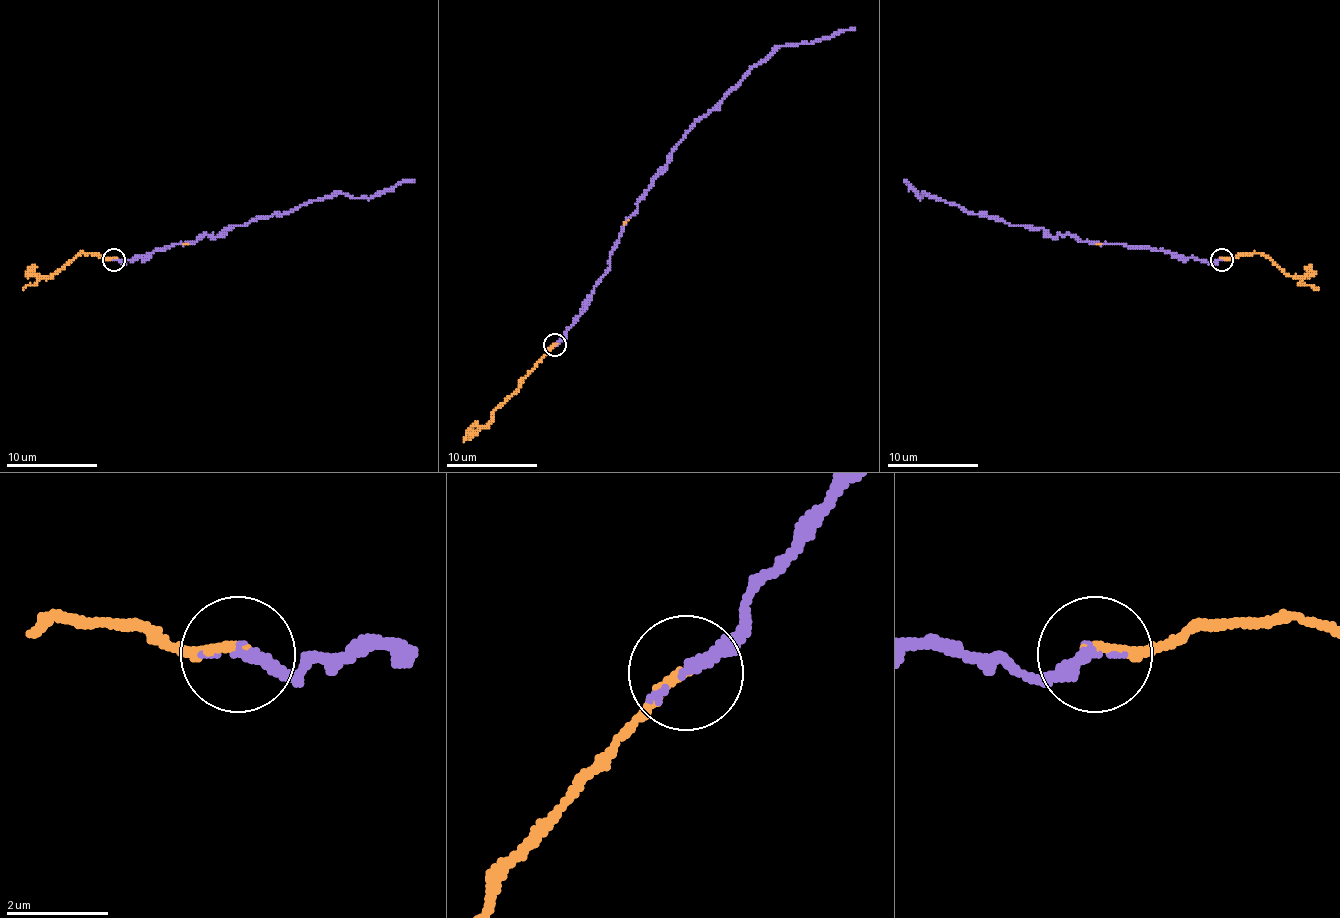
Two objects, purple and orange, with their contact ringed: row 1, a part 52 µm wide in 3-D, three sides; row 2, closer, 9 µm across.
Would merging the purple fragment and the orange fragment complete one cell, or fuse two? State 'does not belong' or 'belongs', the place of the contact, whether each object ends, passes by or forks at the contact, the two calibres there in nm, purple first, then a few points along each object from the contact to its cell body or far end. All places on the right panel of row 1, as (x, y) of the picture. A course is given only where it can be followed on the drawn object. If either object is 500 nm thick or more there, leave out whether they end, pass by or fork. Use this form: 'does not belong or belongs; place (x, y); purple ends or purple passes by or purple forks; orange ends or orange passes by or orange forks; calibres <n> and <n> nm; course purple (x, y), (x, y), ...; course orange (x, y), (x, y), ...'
belongs; place (1221, 259); purple ends; orange ends; calibres 260 and 190 nm; course purple (1222, 260), (1050, 237), (1041, 228), (920, 198), (904, 180); course orange (1222, 257), (1263, 253), (1288, 276), (1302, 278), (1302, 285), (1318, 289)

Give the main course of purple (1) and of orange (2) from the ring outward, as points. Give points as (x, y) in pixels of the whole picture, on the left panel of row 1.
1: (114, 260), (215, 237), (224, 228), (341, 193), (373, 198), (414, 180)
2: (114, 257), (78, 253), (53, 276), (23, 289)

